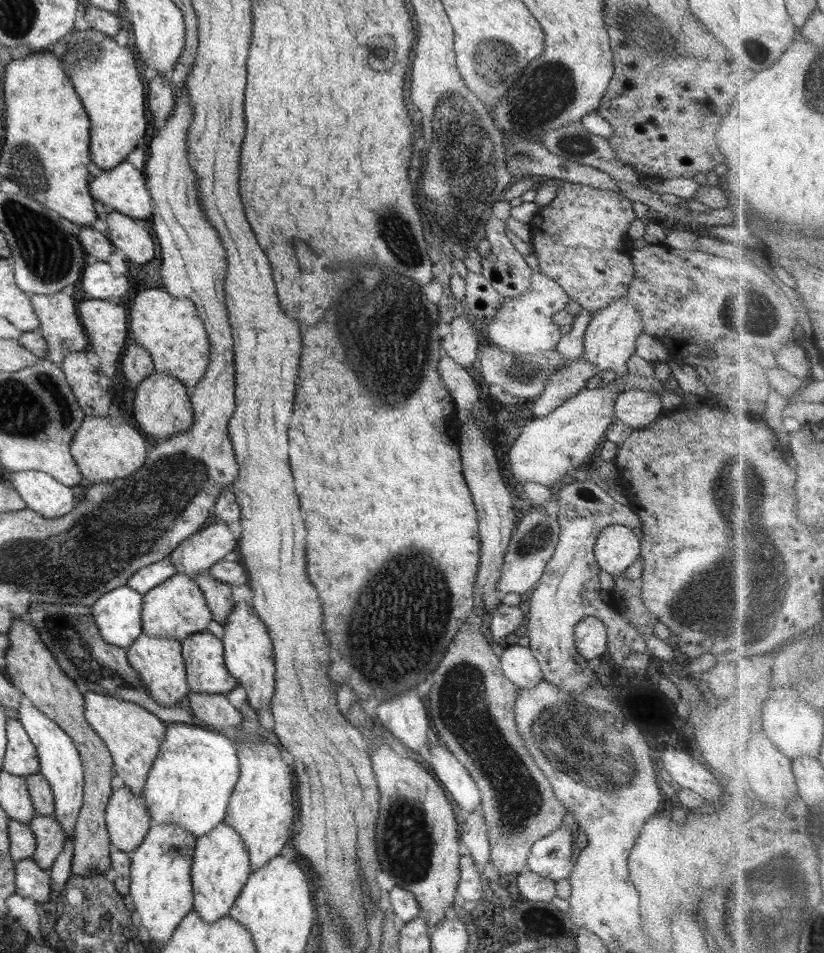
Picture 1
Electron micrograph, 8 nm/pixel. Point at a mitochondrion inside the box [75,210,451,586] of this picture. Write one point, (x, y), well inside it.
(394, 391)

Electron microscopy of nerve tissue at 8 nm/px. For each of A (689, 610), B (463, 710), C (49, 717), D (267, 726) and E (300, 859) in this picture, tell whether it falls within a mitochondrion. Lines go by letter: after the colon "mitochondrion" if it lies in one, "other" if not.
A: mitochondrion
B: mitochondrion
C: other
D: other
E: other

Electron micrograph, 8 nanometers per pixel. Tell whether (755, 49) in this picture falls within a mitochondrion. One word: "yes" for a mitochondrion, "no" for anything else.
yes

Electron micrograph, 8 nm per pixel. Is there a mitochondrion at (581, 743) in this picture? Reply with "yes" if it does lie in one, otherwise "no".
yes

